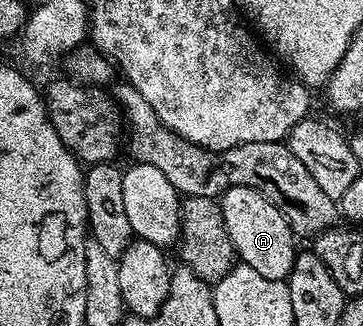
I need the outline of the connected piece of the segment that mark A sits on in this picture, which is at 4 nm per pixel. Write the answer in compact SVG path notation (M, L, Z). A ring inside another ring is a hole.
M236 186L225 191L219 201L236 257L244 265L255 268L259 276L267 276L267 280L288 279L299 247L293 243L295 235L283 212L255 188L246 186Z

